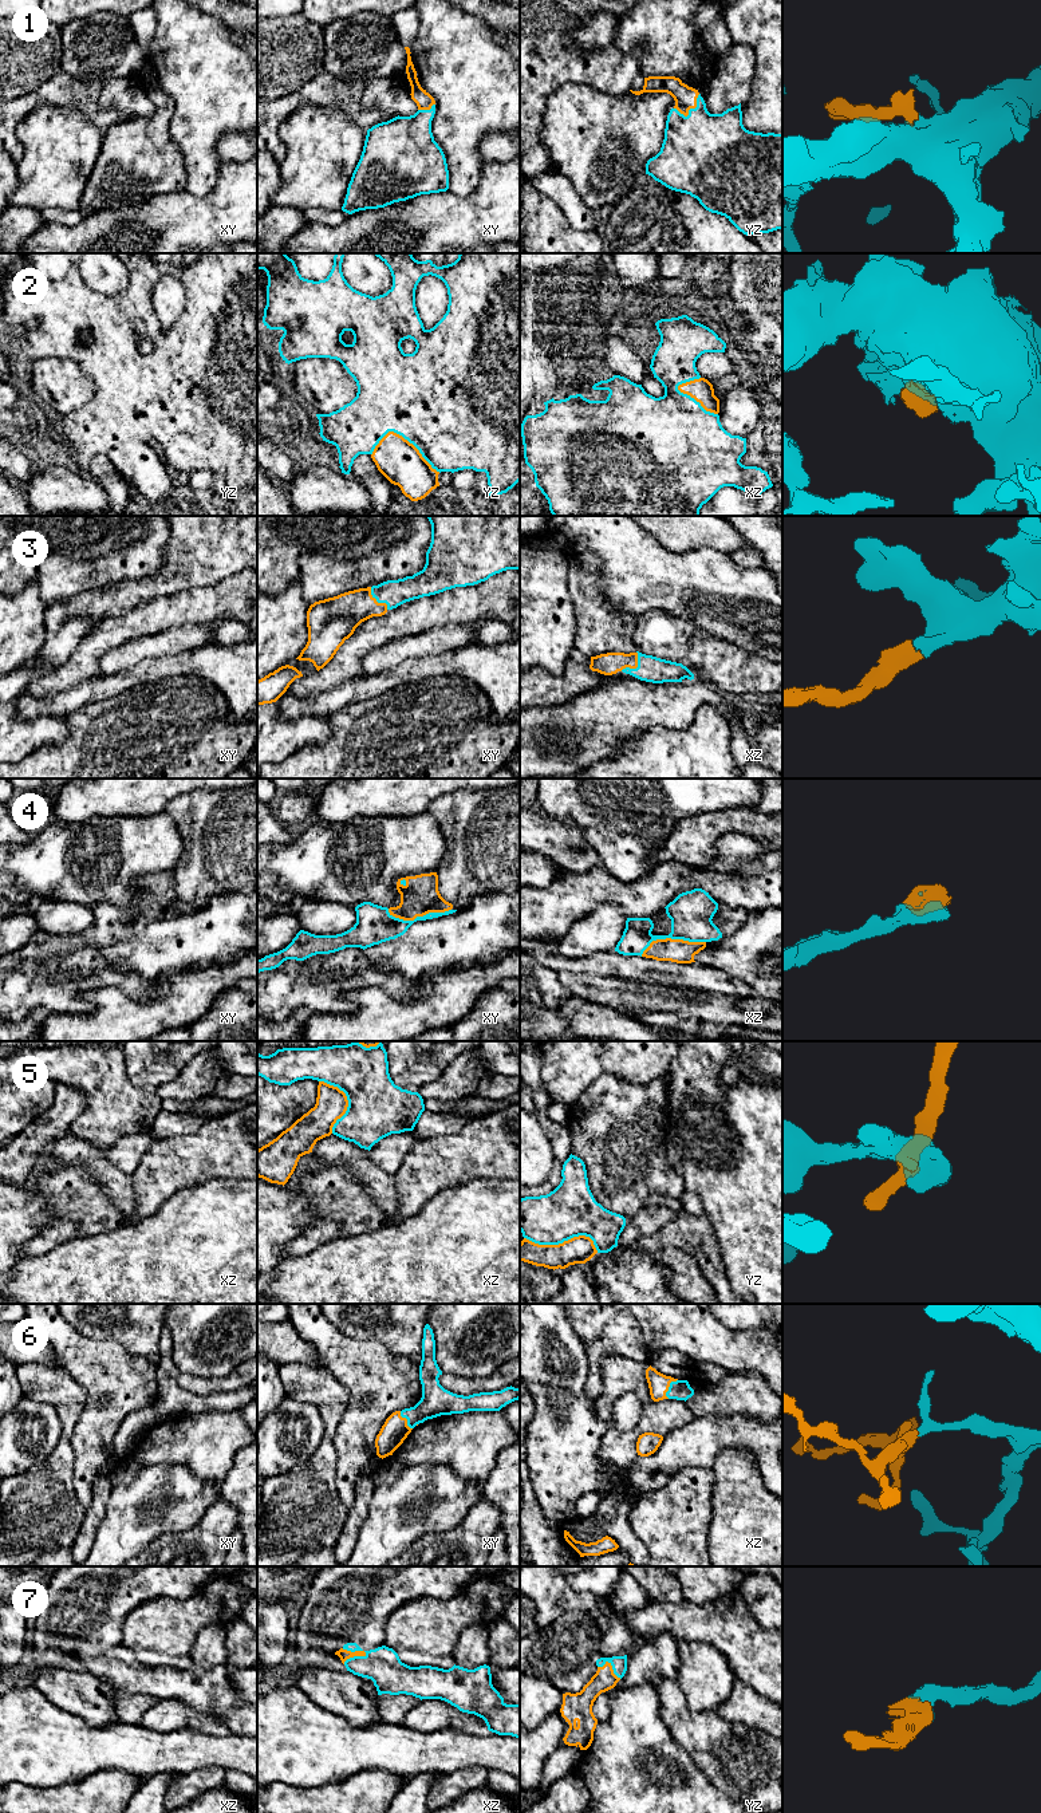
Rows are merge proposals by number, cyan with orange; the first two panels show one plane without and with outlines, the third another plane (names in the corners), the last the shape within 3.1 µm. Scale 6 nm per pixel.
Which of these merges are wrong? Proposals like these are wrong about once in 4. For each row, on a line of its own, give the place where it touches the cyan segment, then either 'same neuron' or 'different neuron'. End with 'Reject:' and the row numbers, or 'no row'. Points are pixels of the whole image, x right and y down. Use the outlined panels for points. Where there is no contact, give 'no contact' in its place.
1: yz (689, 110) | same neuron
2: yz (406, 438) | same neuron
3: xz (637, 667) | same neuron
4: xz (671, 938) | same neuron
5: yz (564, 1240) | different neuron
6: xz (669, 1387) | same neuron
7: xz (354, 1656) | same neuron
Reject: 5

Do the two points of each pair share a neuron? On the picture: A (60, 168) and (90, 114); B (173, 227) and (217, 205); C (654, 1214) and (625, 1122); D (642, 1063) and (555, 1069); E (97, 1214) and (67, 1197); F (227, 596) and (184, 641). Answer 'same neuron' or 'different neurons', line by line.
A: different neurons
B: same neuron
C: different neurons
D: same neuron
E: same neuron
F: different neurons

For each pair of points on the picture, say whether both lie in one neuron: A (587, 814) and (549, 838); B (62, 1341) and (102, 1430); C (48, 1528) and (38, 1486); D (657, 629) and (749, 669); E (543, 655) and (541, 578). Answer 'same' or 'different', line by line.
A: different
B: same
C: same
D: same
E: same

